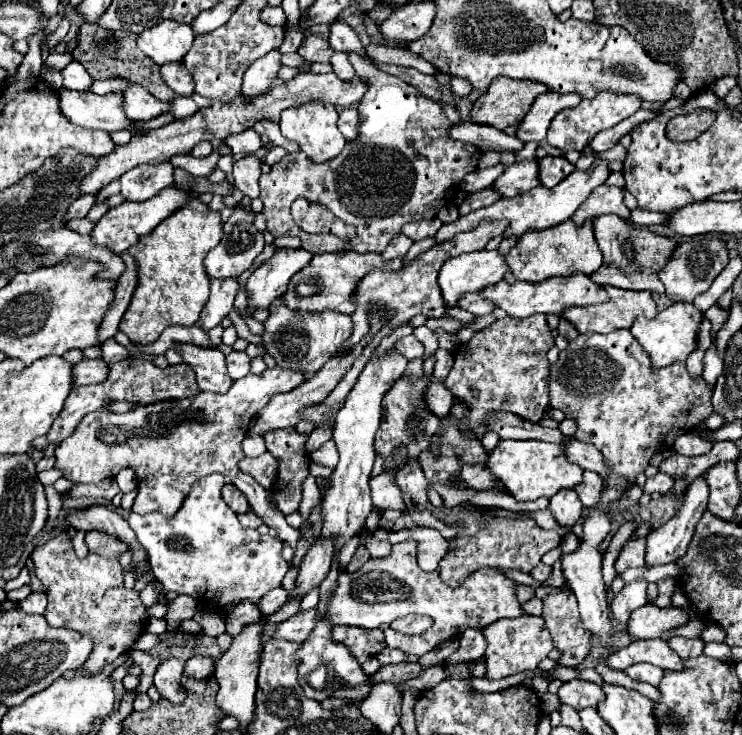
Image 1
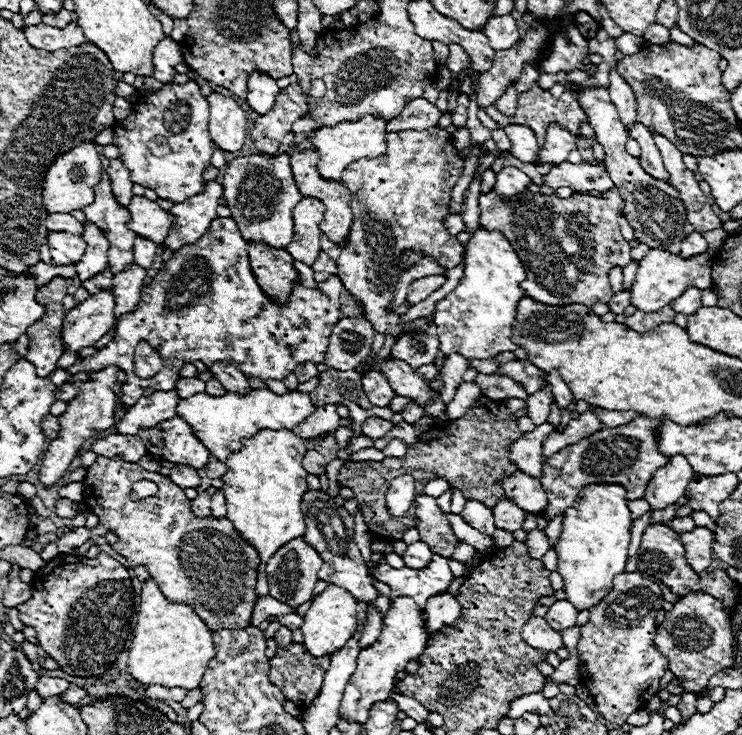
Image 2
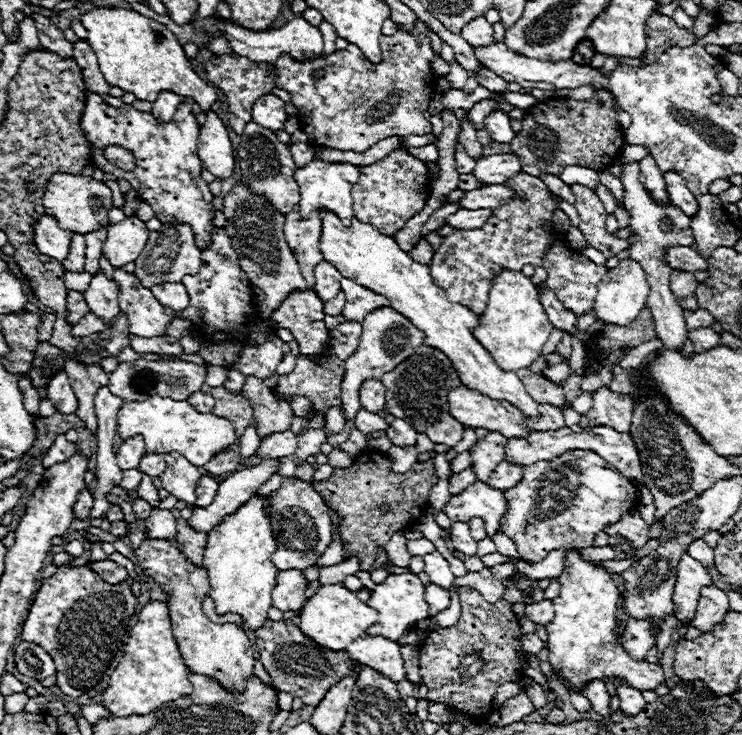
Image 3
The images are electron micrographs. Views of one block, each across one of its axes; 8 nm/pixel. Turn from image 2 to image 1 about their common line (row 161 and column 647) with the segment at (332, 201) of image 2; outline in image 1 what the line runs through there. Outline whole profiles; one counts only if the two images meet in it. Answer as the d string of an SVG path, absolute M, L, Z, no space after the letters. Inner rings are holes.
M604 286L604 290L610 294L608 302L602 304L592 304L588 308L580 308L580 306L572 306L566 308L562 312L562 318L568 320L580 334L586 332L600 332L600 334L608 334L616 328L630 328L634 316L646 316L652 318L656 316L656 302L652 298L652 292L634 292L634 290L620 290L614 286Z

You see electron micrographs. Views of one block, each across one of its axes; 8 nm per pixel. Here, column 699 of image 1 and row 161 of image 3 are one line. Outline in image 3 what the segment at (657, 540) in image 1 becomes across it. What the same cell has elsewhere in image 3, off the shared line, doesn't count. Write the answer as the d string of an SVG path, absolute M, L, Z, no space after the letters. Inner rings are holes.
M496 154L480 158L474 166L474 176L486 184L502 184L514 174L522 172L522 162L516 154Z

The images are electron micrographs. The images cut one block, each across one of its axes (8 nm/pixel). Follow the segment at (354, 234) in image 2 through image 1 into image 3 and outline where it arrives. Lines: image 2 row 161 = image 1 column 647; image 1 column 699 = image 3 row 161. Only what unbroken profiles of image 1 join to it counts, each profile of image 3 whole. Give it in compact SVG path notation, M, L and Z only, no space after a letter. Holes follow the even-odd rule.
M392 150L376 164L362 166L356 186L352 186L354 216L360 222L376 226L382 234L394 236L414 214L418 214L430 196L430 172L426 162L404 150Z

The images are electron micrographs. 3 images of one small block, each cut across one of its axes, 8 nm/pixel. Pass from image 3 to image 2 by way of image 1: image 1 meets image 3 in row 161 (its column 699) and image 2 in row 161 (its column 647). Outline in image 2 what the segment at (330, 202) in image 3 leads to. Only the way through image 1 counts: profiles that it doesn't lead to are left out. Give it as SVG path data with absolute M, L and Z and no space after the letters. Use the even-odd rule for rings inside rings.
M362 116L356 122L340 122L338 126L324 126L318 128L314 132L312 138L312 146L320 152L320 160L318 160L318 170L324 178L332 178L332 180L340 180L344 168L364 156L378 156L384 152L386 146L386 126L388 120L380 118L380 116Z

